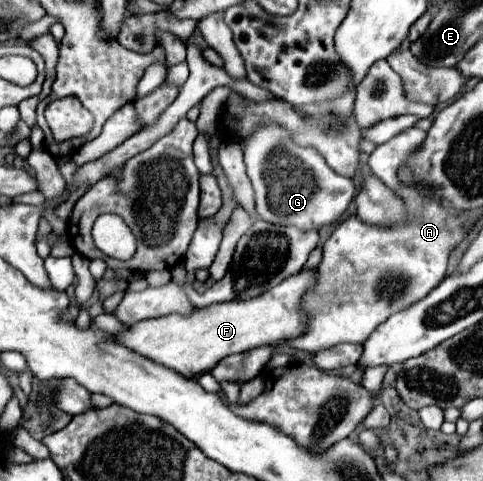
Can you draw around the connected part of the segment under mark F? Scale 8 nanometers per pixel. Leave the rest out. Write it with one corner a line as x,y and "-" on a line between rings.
300,271
284,279
274,289
250,301
230,301
196,309
190,317
170,315
158,319
144,319
126,331
114,335
114,341
150,361
156,361
184,377
200,377
210,371
222,357
244,353
254,347
280,343
298,337
304,331
304,313
300,311
302,293
314,283
314,271

